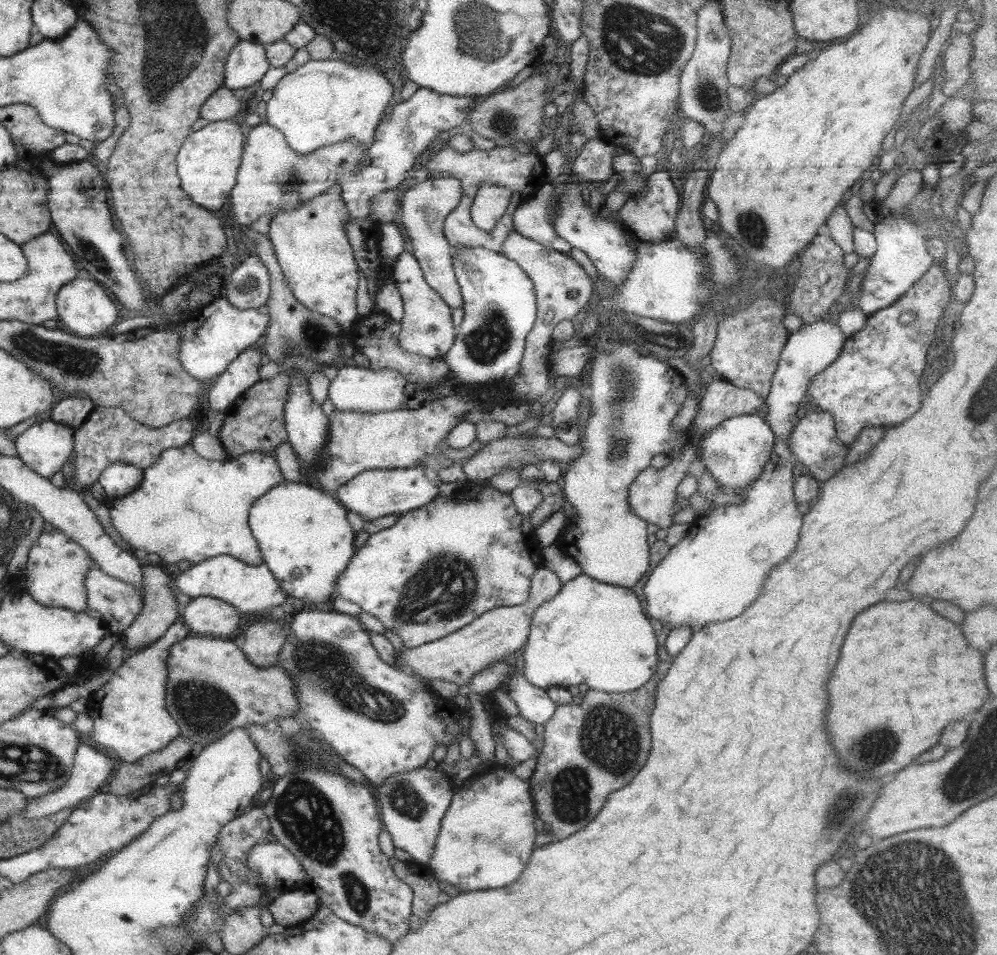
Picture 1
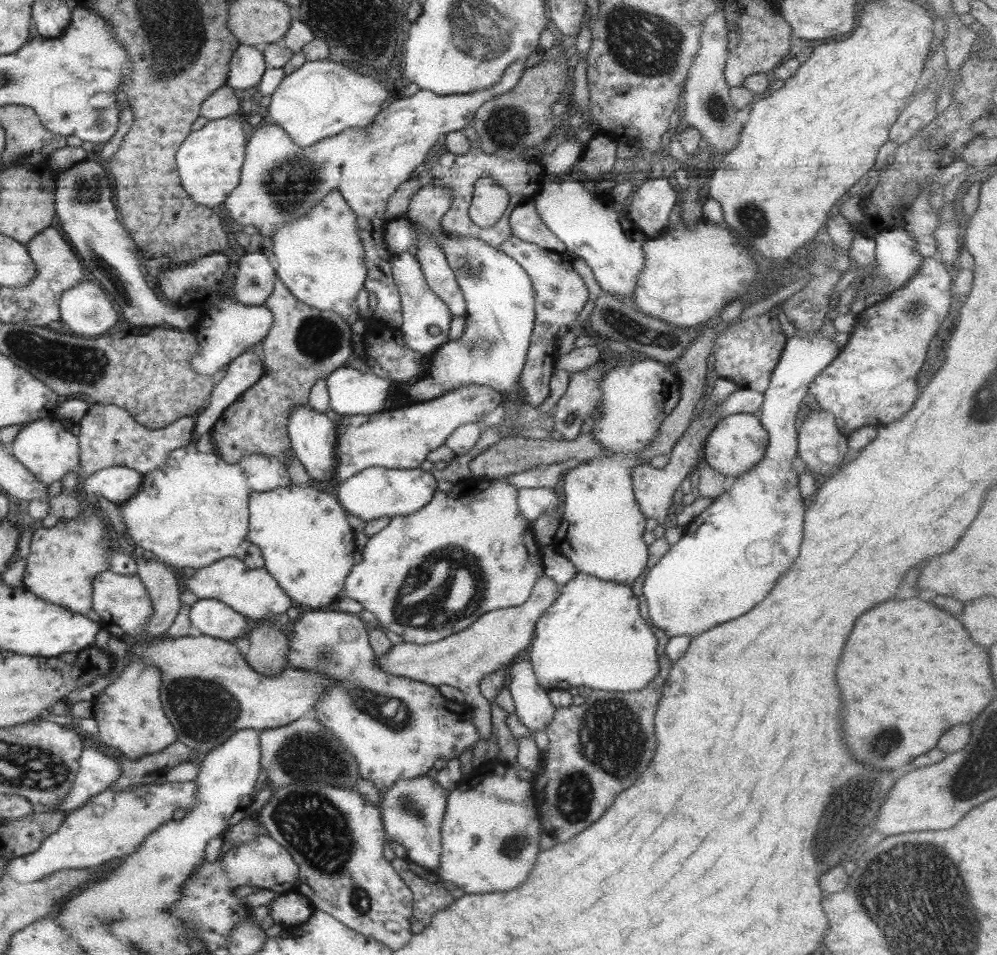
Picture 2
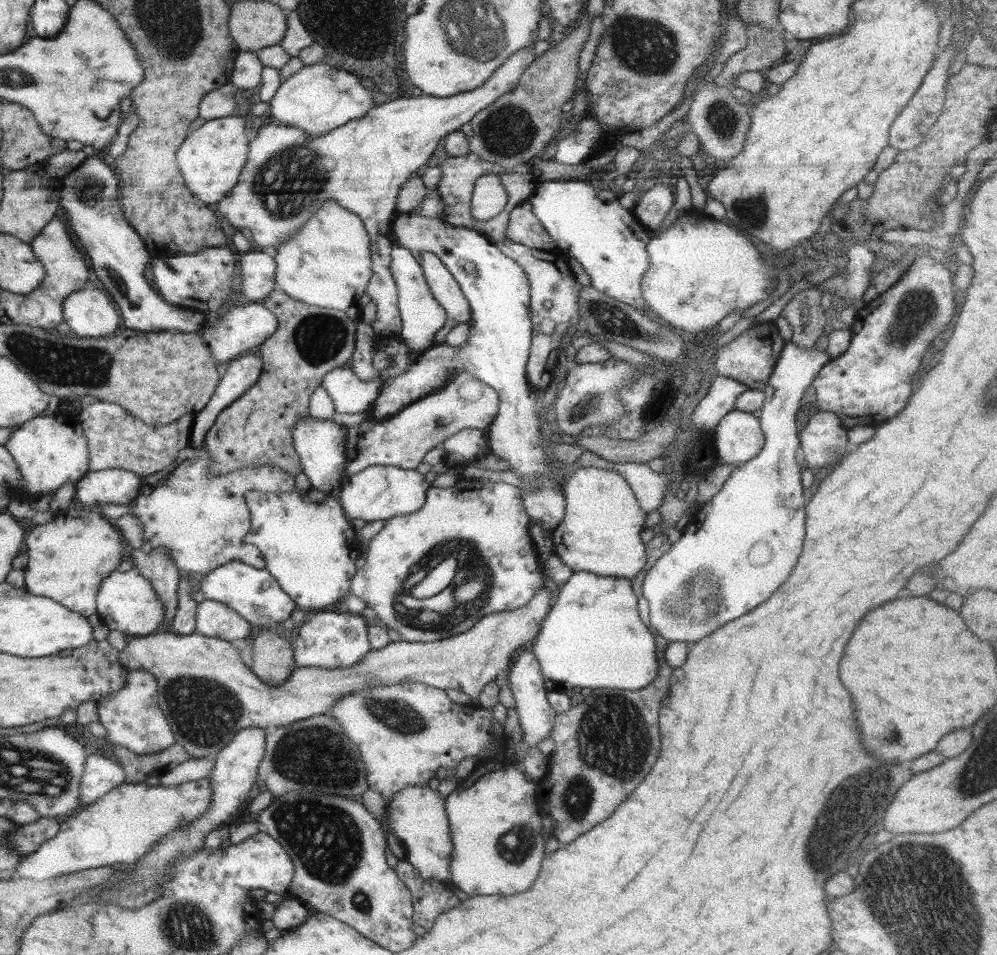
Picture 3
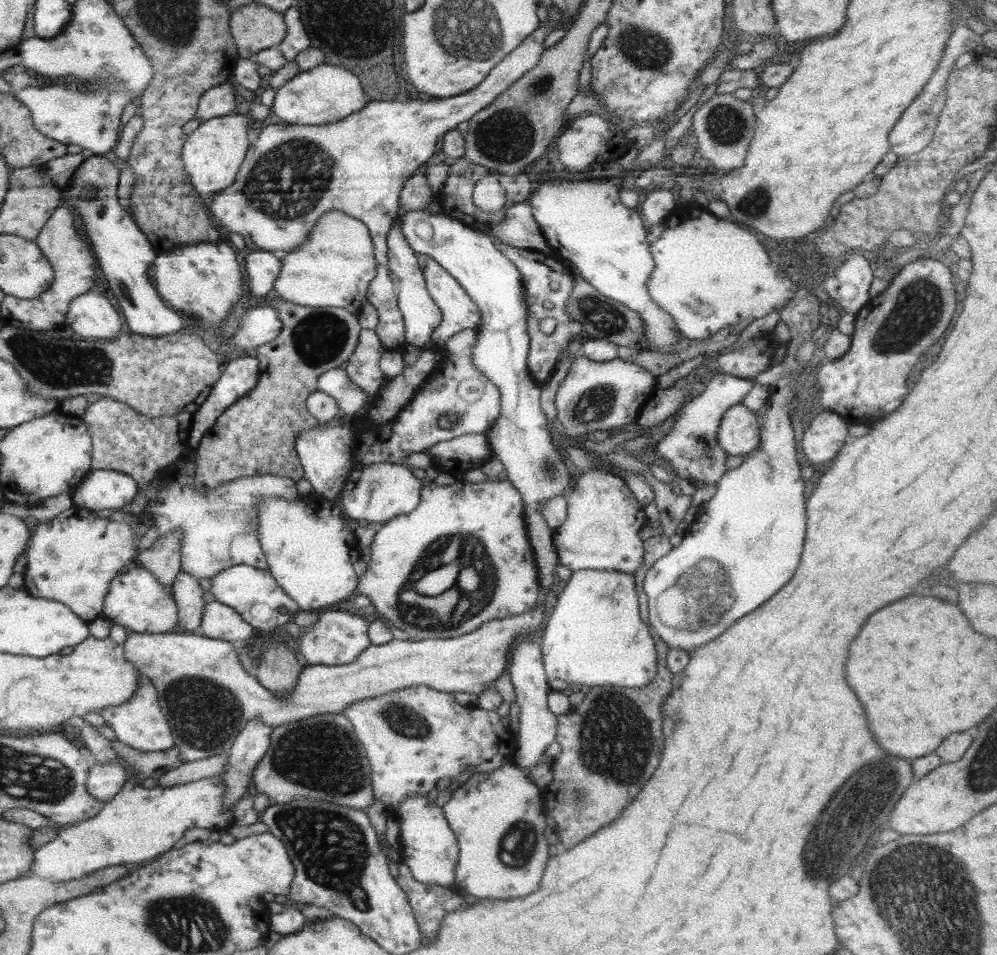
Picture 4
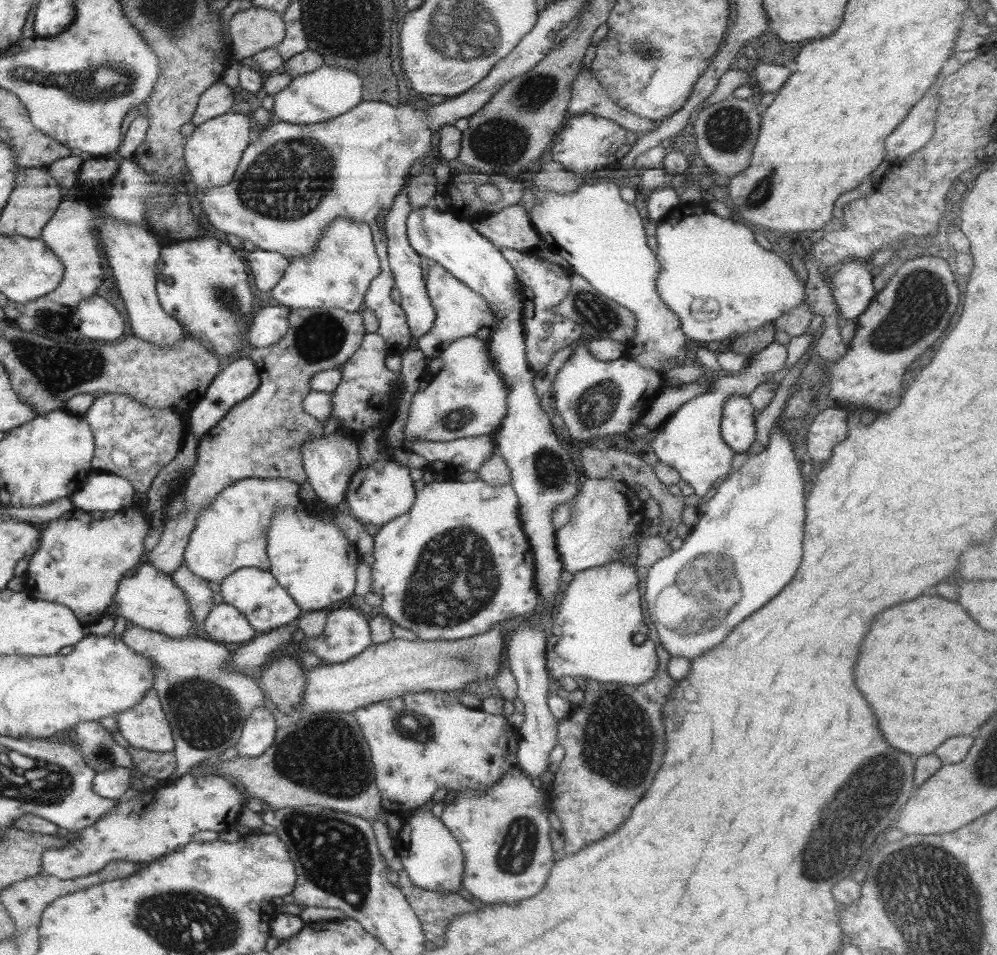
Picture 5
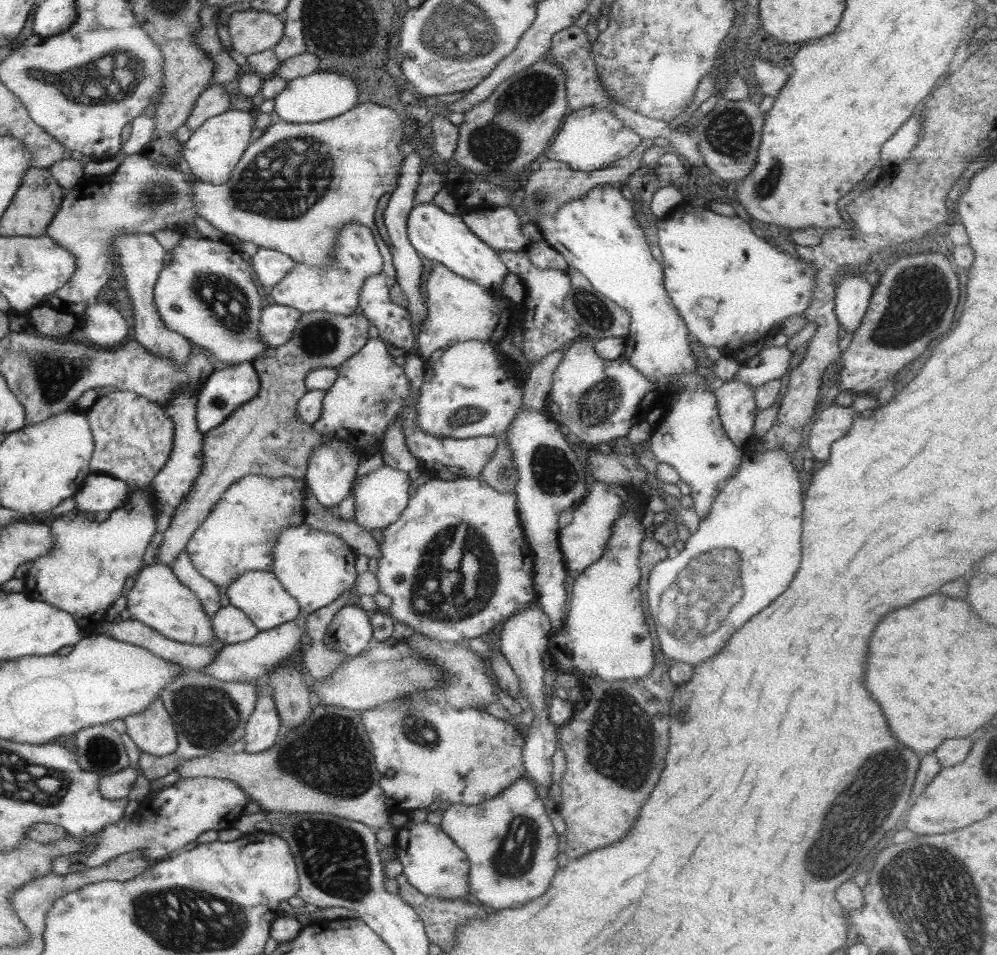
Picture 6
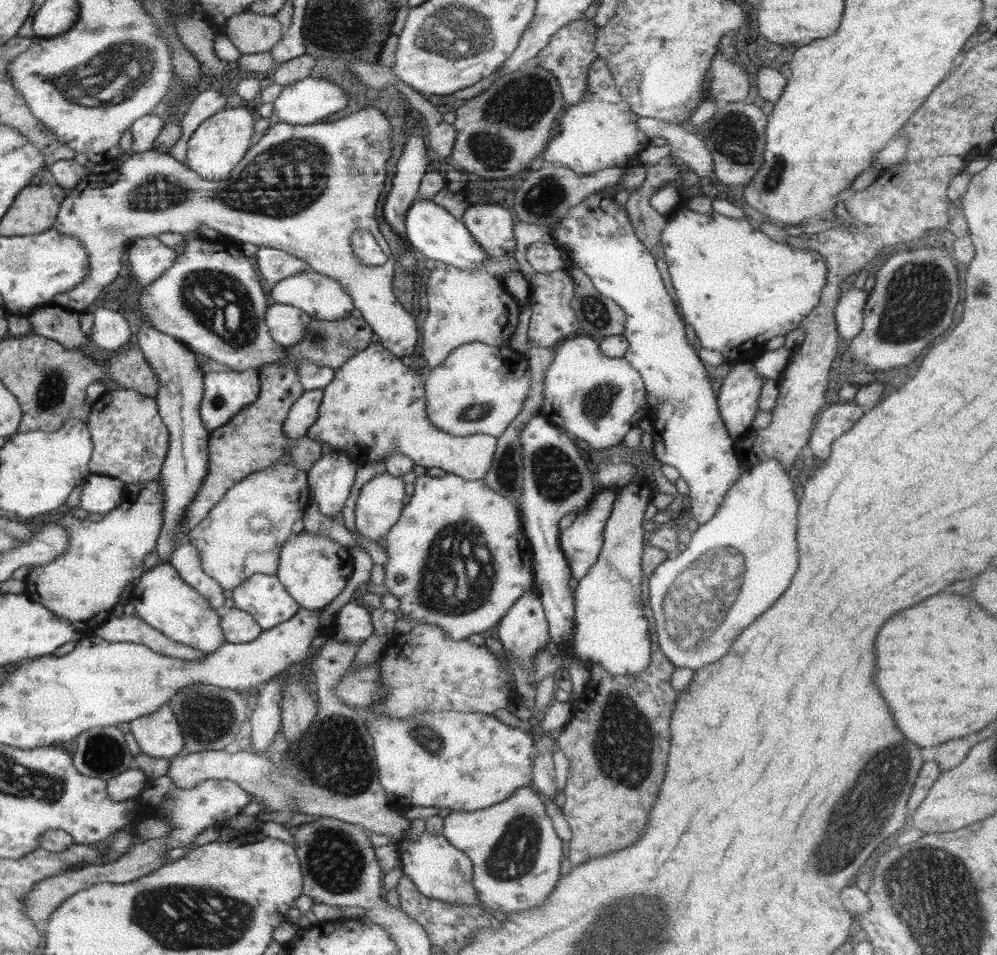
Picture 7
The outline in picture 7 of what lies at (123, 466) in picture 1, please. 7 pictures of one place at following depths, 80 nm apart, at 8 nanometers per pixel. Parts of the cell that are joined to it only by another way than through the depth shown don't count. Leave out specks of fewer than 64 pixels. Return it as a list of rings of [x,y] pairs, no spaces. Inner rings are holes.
[[[91,473],[82,484],[81,501],[78,506],[94,514],[106,514],[123,501],[124,491],[125,482]]]

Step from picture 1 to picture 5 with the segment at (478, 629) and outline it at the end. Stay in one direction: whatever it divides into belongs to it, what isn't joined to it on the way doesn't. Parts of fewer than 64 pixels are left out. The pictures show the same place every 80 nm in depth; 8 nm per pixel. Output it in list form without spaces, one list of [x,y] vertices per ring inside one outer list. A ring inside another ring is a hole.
[[[497,622],[484,634],[458,640],[410,641],[392,637],[388,642],[372,643],[346,662],[322,664],[306,672],[304,708],[301,712],[345,712],[373,702],[394,699],[404,694],[436,691],[463,691],[472,682],[494,677],[502,668],[504,630]],[[128,624],[122,632],[121,641],[125,642],[130,650],[149,658],[153,664],[153,673],[155,674],[153,688],[156,689],[159,696],[161,707],[165,712],[175,742],[173,754],[176,758],[177,767],[170,778],[177,777],[177,780],[178,777],[189,772],[195,764],[218,758],[226,750],[236,747],[244,724],[255,708],[259,706],[268,707],[272,714],[275,711],[271,702],[266,701],[253,676],[246,676],[239,670],[229,668],[233,650],[229,649],[228,644],[214,641],[205,635],[170,638],[165,634],[146,630],[132,624]]]

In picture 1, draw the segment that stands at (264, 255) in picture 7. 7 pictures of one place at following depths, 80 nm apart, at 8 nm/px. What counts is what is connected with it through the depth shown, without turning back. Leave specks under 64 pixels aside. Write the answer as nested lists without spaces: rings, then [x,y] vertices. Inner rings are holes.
[[[256,255],[241,258],[230,276],[226,300],[238,310],[265,306],[271,295],[270,274]]]

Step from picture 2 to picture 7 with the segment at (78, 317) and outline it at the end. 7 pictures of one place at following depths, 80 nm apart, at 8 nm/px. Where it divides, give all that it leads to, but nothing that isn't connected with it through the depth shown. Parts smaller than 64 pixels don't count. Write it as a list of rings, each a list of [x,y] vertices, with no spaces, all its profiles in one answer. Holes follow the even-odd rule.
[[[96,308],[90,342],[104,350],[121,350],[133,340],[128,322],[122,312]]]

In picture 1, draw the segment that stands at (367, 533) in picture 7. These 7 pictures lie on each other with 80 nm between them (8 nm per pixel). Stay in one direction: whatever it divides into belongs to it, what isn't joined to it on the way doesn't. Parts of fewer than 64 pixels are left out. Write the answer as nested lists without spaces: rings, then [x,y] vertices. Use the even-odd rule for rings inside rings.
[[[422,464],[402,469],[364,470],[339,486],[333,496],[348,511],[360,514],[364,520],[374,520],[388,514],[404,515],[432,502],[439,494],[438,473]]]

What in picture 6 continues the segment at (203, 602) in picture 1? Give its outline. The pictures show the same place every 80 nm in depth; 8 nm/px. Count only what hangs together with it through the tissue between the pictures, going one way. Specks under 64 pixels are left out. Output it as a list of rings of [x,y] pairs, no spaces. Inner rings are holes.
[[[232,605],[220,607],[211,621],[217,644],[246,642],[259,631],[246,614]]]

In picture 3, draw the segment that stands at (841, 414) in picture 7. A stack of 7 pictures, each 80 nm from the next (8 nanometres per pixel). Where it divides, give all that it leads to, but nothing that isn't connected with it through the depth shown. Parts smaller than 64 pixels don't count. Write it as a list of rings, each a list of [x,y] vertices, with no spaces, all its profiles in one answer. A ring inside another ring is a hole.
[[[818,411],[799,433],[799,441],[808,468],[835,464],[846,456],[851,447],[847,430],[830,411]]]

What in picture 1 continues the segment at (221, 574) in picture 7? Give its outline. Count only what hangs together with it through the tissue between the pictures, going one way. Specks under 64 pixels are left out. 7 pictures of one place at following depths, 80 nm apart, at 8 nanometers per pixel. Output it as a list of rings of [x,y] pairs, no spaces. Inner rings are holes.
[[[188,444],[163,450],[160,453],[160,458],[158,458],[157,463],[154,466],[149,466],[148,468],[143,469],[143,479],[138,485],[138,488],[122,498],[107,498],[103,503],[108,507],[111,523],[118,531],[118,534],[122,536],[124,545],[131,551],[142,549],[147,553],[152,552],[152,554],[158,554],[162,560],[162,564],[198,564],[199,562],[208,560],[212,557],[230,555],[234,558],[240,559],[244,564],[260,566],[263,563],[263,556],[260,547],[258,546],[258,541],[254,538],[251,528],[249,527],[249,510],[252,503],[257,498],[260,498],[262,494],[267,493],[271,488],[278,486],[284,479],[284,475],[281,473],[280,467],[271,453],[252,451],[241,454],[235,459],[208,460],[207,458],[202,458],[202,456],[200,456],[190,444]]]

